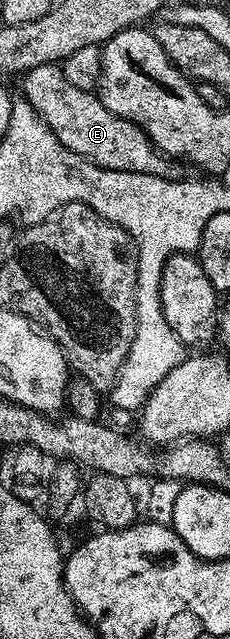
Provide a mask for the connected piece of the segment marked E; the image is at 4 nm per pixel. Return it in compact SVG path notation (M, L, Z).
M47 63L46 65L38 65L38 69L30 69L23 76L24 91L23 98L28 100L31 107L44 118L44 123L54 133L54 137L58 137L58 141L62 141L62 145L66 145L66 149L70 149L74 153L78 153L82 158L87 159L89 163L97 168L105 167L111 171L129 171L130 173L146 173L154 177L162 177L163 179L188 179L190 167L187 162L179 159L173 159L158 150L150 141L150 137L136 123L131 123L129 119L118 117L106 109L106 105L102 105L99 94L92 91L83 91L77 86L72 85L67 80L65 68L55 63Z

